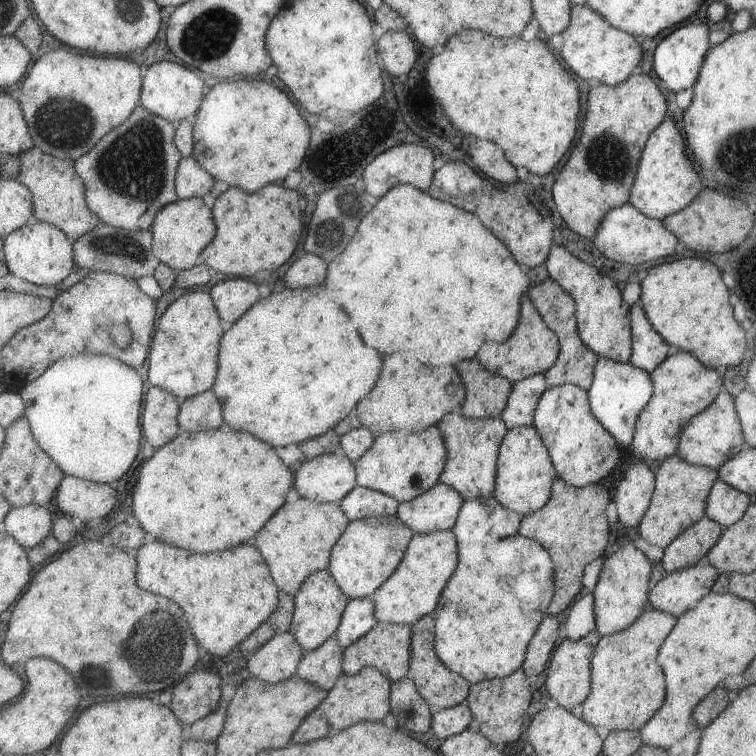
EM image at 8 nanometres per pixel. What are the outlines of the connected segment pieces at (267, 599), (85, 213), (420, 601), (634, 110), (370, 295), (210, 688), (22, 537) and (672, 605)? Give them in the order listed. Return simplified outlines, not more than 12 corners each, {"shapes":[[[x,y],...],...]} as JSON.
{"shapes":[[[150,539],[142,589],[180,604],[207,658],[280,607],[254,542],[196,553]],[[37,147],[18,179],[34,219],[73,243],[102,222],[88,205],[76,161]],[[452,529],[416,533],[373,594],[379,621],[435,614],[459,562]],[[629,75],[588,92],[581,135],[551,194],[592,240],[628,202],[659,83]],[[392,188],[327,288],[381,354],[502,343],[532,286],[476,214]],[[193,670],[171,698],[180,721],[192,725],[220,707],[216,670]],[[40,504],[13,508],[5,532],[26,549],[54,529],[55,515]],[[704,561],[649,588],[653,609],[678,617],[710,593],[718,574]]]}

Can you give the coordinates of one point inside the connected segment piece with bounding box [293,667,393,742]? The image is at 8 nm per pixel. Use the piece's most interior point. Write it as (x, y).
(367, 696)

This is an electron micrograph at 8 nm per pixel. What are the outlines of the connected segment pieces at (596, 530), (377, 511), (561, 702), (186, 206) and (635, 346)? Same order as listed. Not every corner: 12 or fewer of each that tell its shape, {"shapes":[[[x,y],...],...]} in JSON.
{"shapes":[[[556,477],[549,500],[516,532],[553,563],[546,616],[582,592],[582,570],[602,555],[608,491]],[[357,485],[340,505],[350,521],[398,514],[400,502]],[[600,634],[559,640],[547,692],[568,711],[590,691],[590,660]],[[203,198],[162,208],[154,252],[173,270],[192,269],[216,239]],[[642,306],[630,307],[629,362],[651,372],[669,344]]]}

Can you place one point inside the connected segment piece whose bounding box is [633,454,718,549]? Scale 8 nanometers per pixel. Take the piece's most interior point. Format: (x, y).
(679, 496)

